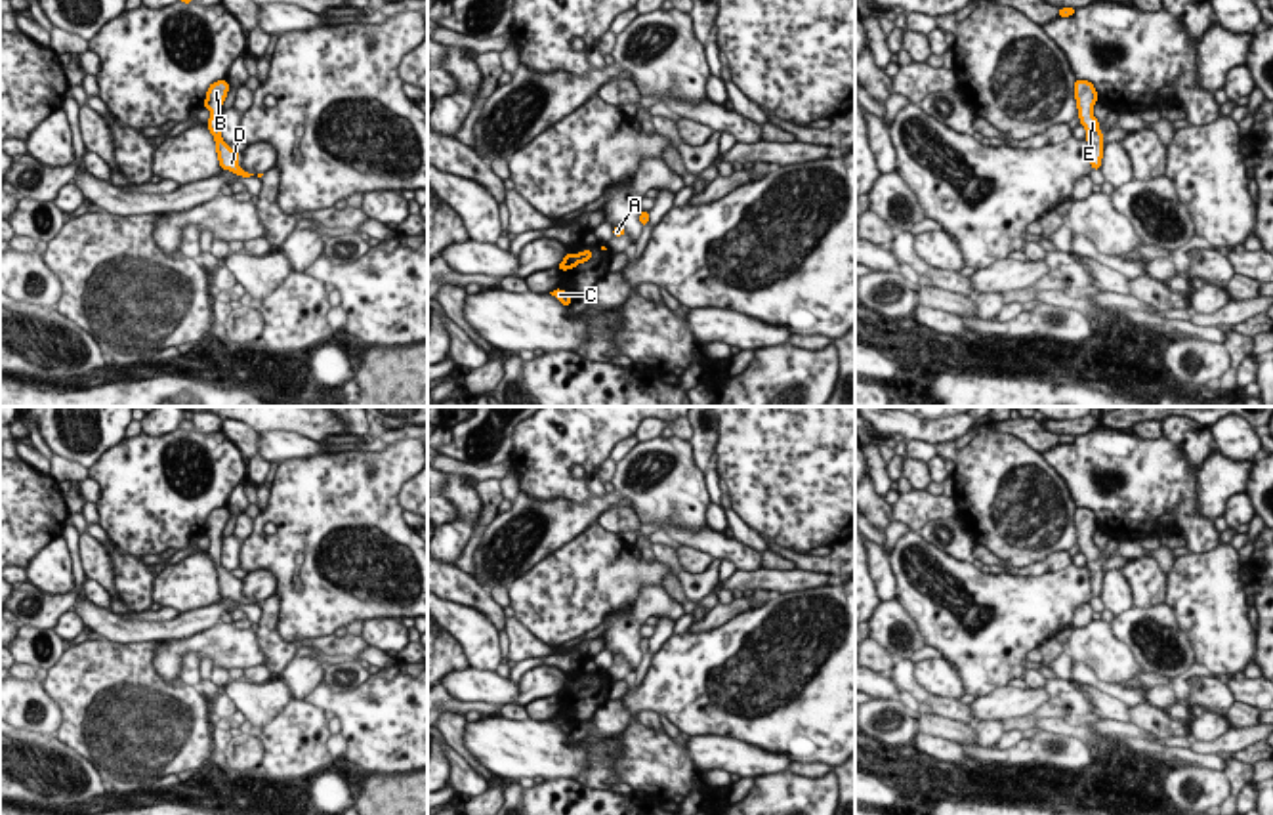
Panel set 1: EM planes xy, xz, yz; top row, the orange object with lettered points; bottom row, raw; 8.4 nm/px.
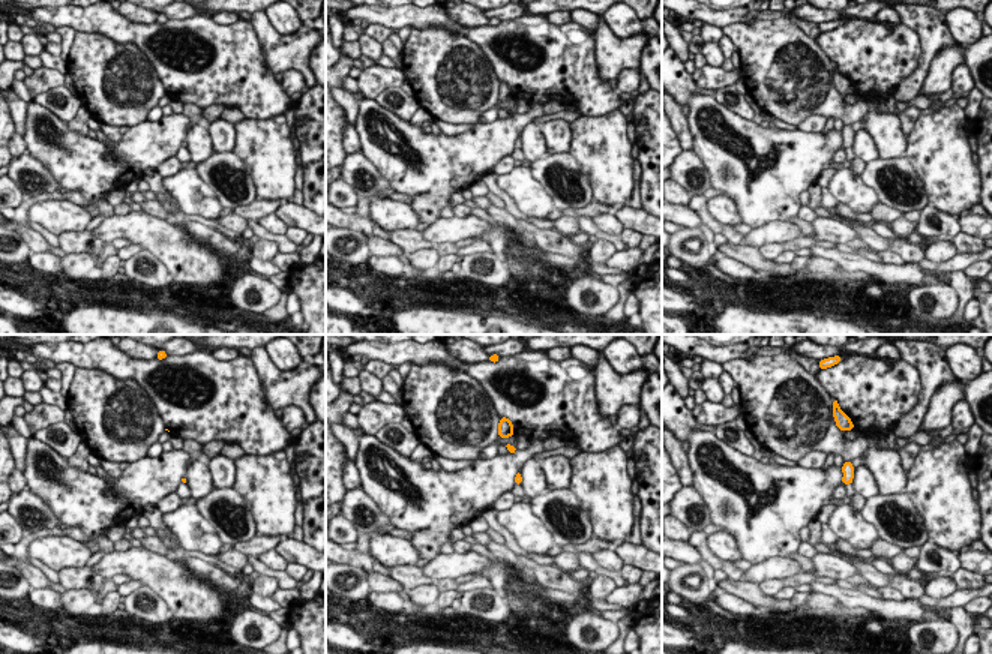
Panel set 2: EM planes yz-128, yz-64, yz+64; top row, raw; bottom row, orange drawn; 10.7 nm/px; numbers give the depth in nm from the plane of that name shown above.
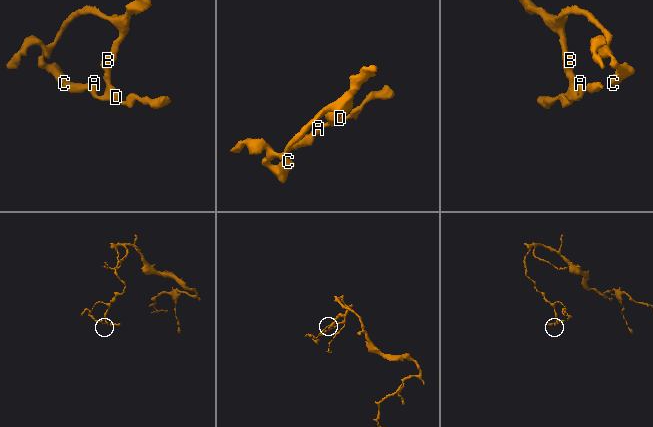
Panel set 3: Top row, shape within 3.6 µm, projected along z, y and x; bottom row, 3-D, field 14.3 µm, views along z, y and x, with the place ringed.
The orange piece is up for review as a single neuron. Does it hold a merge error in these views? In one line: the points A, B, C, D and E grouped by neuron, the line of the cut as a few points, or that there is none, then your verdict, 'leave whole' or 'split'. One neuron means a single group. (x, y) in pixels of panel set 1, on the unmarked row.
A B C D E; no cut; leave whole

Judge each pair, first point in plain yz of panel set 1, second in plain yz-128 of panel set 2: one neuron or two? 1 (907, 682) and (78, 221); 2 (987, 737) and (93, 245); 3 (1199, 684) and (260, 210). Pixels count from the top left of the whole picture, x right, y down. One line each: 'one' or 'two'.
1: two
2: two
3: two

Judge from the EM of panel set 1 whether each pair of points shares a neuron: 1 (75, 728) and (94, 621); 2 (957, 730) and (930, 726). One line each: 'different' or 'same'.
1: different
2: same

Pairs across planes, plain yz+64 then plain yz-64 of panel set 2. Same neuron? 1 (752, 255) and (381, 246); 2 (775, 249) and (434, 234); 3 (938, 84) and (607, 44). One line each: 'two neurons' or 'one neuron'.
1: one neuron
2: two neurons
3: one neuron

